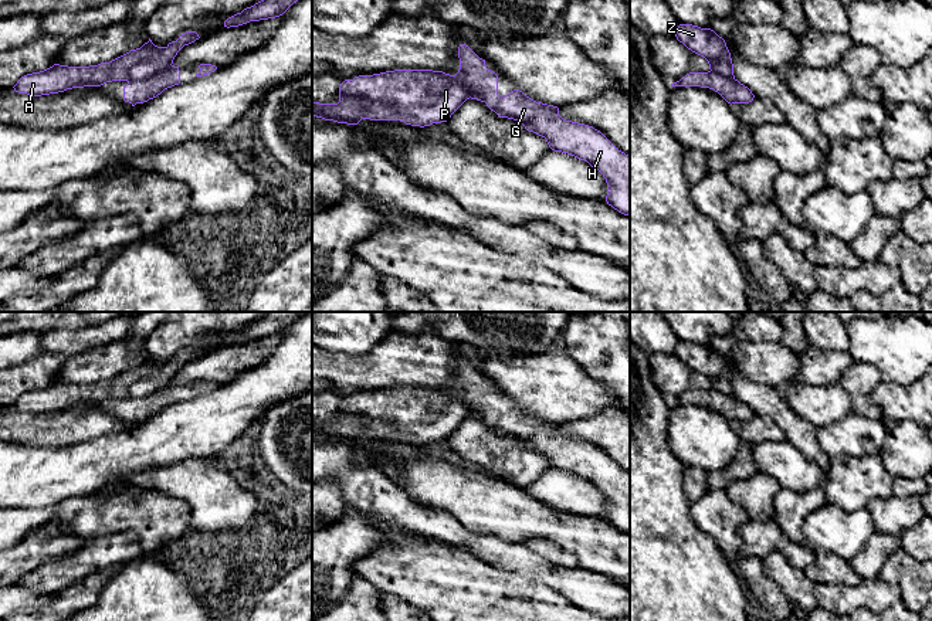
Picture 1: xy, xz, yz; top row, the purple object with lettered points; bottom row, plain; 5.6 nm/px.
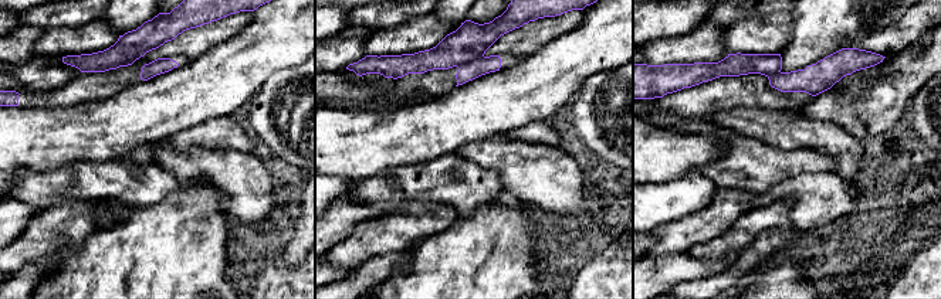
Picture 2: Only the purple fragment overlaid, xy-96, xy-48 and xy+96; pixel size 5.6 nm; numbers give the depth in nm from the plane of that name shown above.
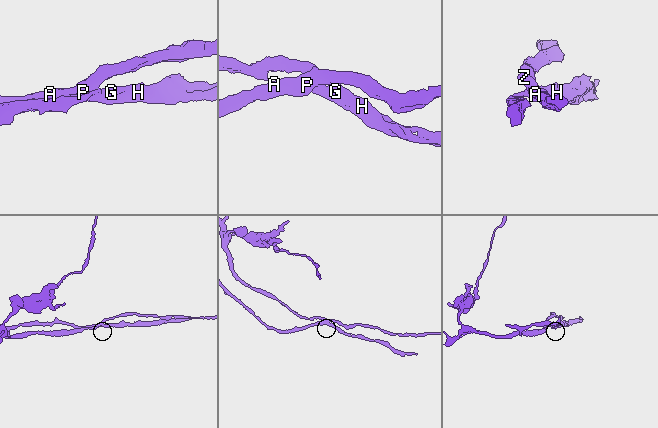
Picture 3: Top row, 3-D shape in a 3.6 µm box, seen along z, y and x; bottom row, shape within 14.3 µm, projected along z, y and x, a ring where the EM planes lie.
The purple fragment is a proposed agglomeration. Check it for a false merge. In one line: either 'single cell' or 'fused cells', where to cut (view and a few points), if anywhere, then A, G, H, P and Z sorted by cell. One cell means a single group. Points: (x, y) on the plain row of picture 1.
fused cells; cut xy (170, 382), (165, 387), (145, 396), (128, 399); groups A P Z / G H

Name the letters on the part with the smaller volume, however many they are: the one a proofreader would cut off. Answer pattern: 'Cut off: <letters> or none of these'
Cut off: A, P, Z

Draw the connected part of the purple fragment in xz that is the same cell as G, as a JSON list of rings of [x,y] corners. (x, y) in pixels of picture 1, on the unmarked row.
[[[468,363],[458,364],[458,376],[457,394],[471,417],[485,420],[499,435],[521,440],[526,448],[545,455],[552,468],[587,479],[606,496],[607,522],[630,535],[628,472],[593,444],[563,437],[557,424],[536,420],[519,407],[499,413],[498,393]]]

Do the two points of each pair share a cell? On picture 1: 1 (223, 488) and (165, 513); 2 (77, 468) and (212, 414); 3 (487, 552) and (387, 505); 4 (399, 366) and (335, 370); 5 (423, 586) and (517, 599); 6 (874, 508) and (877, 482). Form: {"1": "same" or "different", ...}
{"1": "different", "2": "same", "3": "same", "4": "same", "5": "same", "6": "different"}

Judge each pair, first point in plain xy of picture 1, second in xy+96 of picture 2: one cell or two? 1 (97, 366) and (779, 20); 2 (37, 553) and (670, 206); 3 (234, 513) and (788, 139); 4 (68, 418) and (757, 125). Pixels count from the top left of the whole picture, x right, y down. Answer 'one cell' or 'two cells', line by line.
1: one cell
2: two cells
3: one cell
4: two cells

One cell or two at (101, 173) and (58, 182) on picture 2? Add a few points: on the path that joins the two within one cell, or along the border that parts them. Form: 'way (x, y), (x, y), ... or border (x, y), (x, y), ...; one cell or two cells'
way (91, 180), (83, 182), (73, 190), (68, 189); one cell

